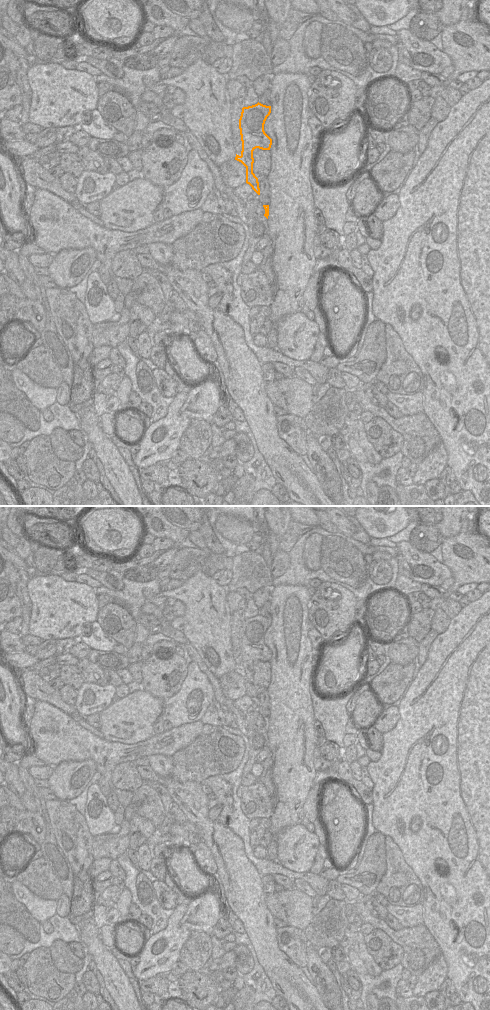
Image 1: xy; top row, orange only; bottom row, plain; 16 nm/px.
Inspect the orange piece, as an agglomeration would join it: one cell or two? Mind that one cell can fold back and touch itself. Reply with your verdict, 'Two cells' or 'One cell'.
Two cells

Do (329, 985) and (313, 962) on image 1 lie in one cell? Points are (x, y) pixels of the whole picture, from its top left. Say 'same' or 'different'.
same

